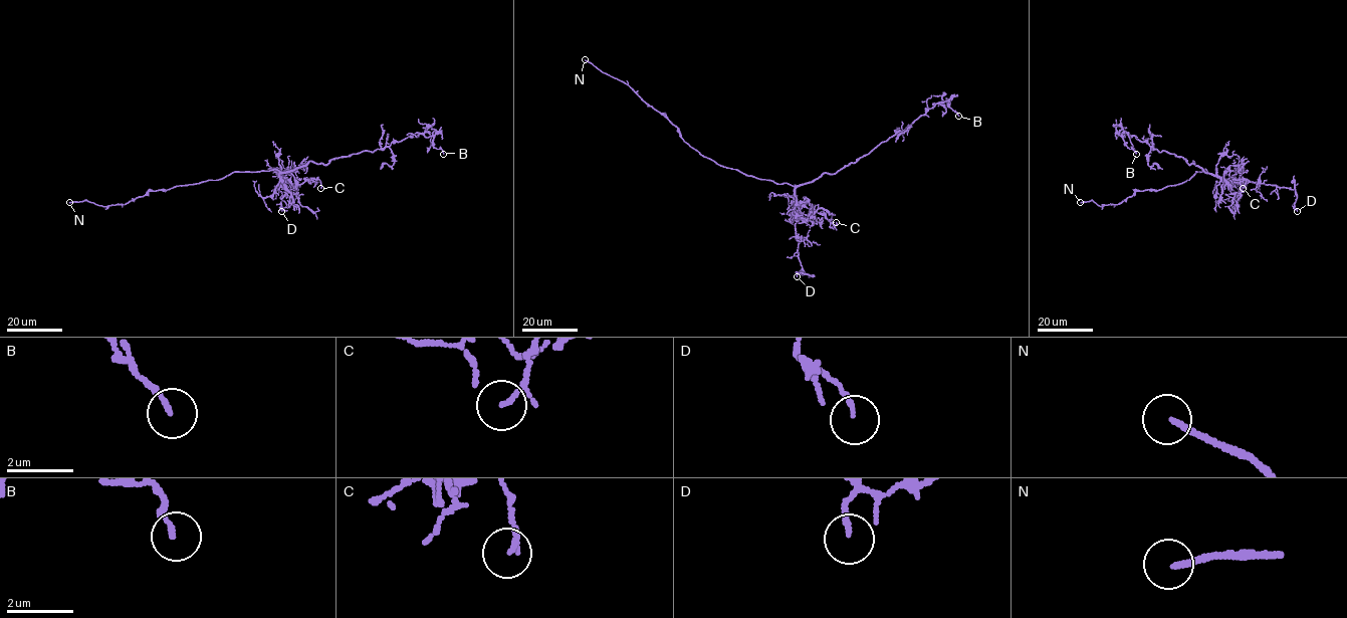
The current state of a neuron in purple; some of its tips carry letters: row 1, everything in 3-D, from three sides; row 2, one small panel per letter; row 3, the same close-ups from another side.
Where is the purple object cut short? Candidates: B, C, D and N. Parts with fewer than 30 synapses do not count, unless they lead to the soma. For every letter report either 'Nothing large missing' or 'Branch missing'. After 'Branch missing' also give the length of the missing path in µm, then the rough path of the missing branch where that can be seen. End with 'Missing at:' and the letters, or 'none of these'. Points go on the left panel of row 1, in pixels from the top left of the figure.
B: Nothing large missing
C: Nothing large missing
D: Nothing large missing
N: Branch missing. Missing length about 40 µm. Course of what is missing: (69, 202), (50, 217), (9, 227)
Missing at: N

